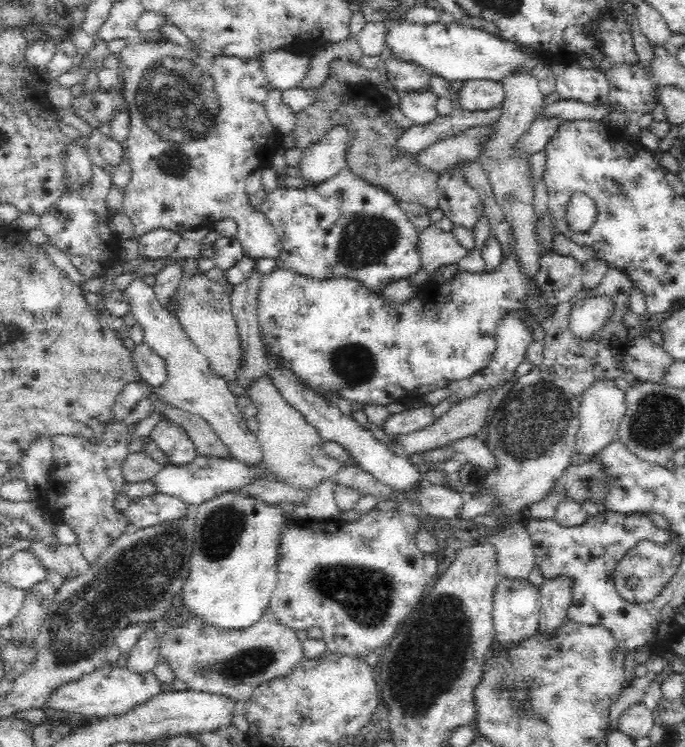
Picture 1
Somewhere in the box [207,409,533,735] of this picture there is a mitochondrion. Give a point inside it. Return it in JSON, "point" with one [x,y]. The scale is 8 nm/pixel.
{"point":[442,629]}

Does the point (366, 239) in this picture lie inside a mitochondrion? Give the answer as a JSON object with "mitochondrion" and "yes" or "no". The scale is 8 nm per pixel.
{"mitochondrion":"yes"}

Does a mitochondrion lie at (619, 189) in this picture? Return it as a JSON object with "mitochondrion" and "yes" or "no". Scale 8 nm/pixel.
{"mitochondrion":"yes"}

